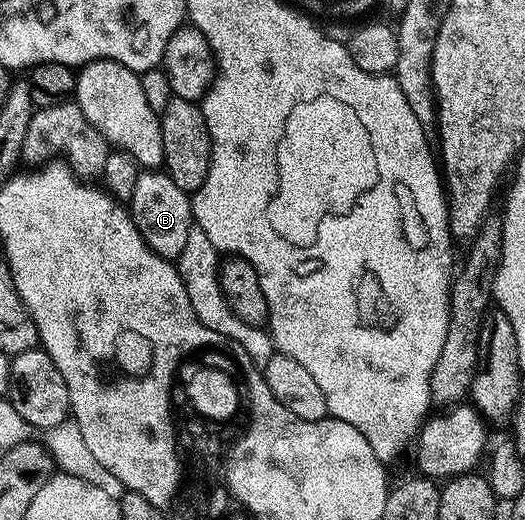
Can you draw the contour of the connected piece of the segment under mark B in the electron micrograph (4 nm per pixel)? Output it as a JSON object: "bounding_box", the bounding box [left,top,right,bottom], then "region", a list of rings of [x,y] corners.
{"bounding_box":[130,170,194,262],"region":[[[144,170],[139,173],[130,199],[132,221],[138,226],[142,238],[162,258],[175,262],[186,247],[186,237],[194,226],[192,198],[183,192],[164,170]]]}

